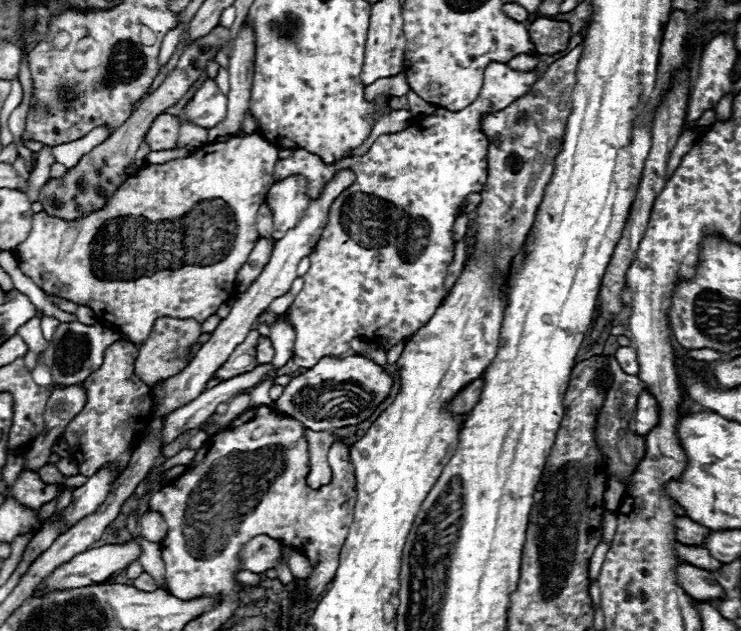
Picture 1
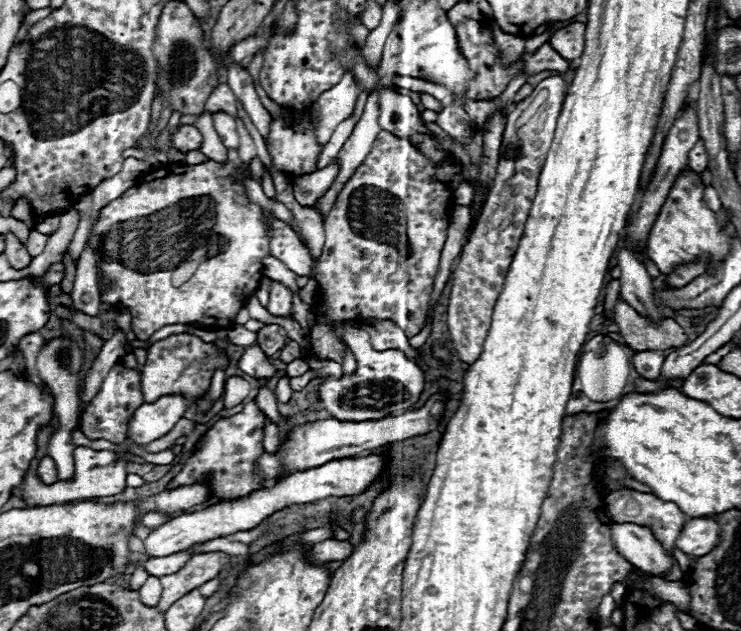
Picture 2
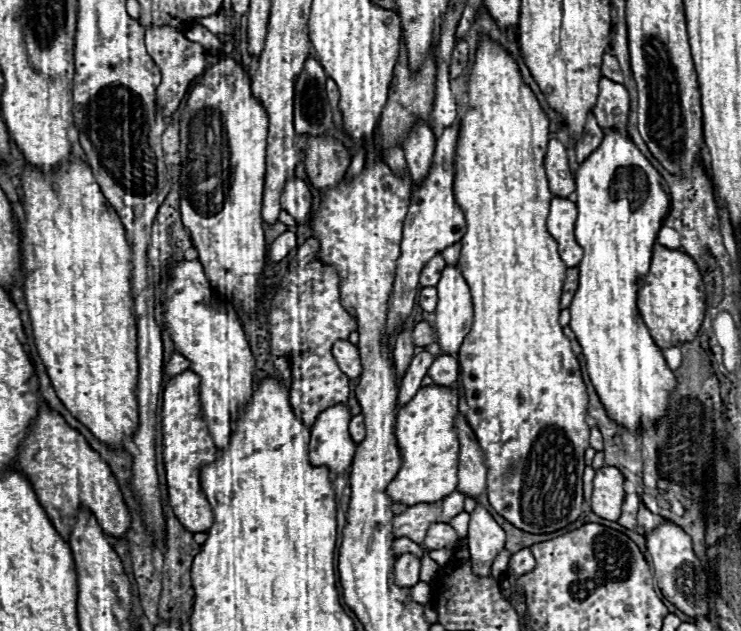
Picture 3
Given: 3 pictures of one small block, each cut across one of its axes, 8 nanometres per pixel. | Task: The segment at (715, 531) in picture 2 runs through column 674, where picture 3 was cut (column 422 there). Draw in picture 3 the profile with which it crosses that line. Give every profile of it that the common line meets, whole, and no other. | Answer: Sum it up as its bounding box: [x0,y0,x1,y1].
[422,522,460,550]

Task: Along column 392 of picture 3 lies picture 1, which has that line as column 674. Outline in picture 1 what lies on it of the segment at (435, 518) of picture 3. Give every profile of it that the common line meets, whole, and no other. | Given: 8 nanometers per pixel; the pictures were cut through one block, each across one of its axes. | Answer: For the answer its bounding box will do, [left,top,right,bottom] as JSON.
[674,516,708,546]

